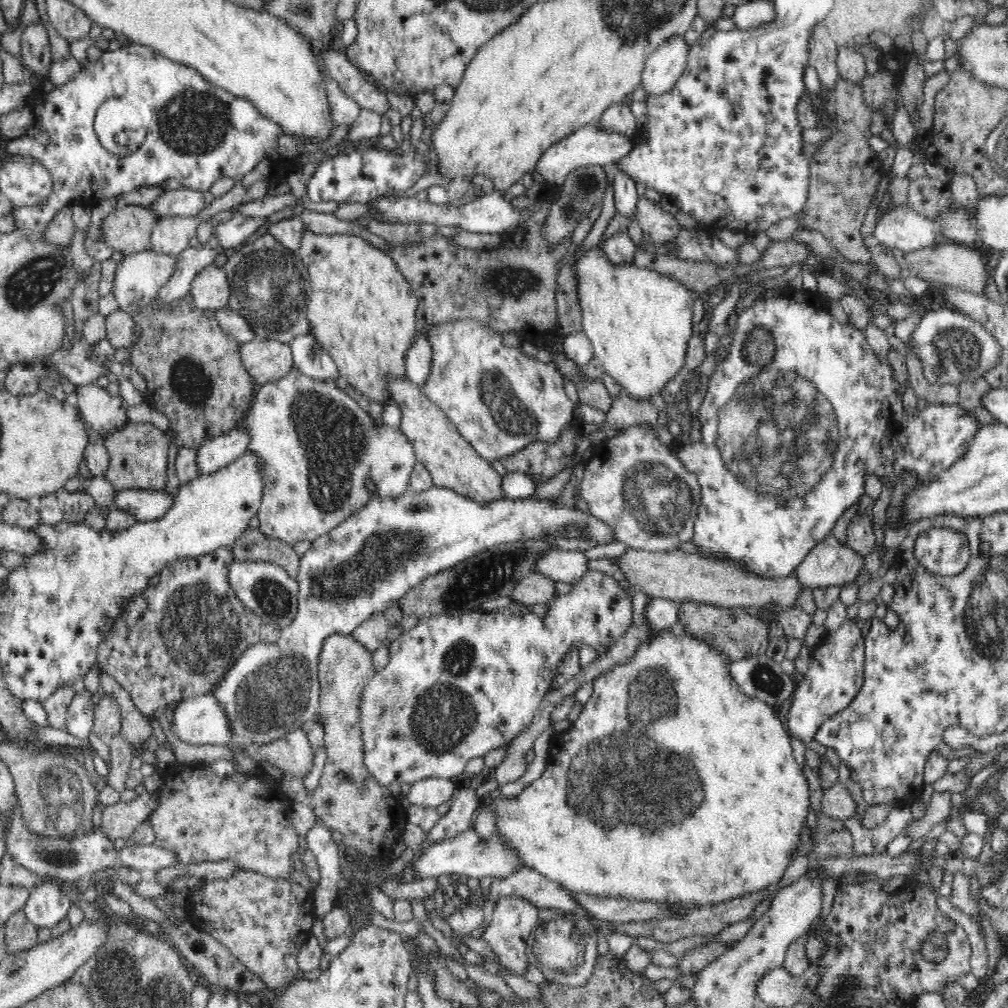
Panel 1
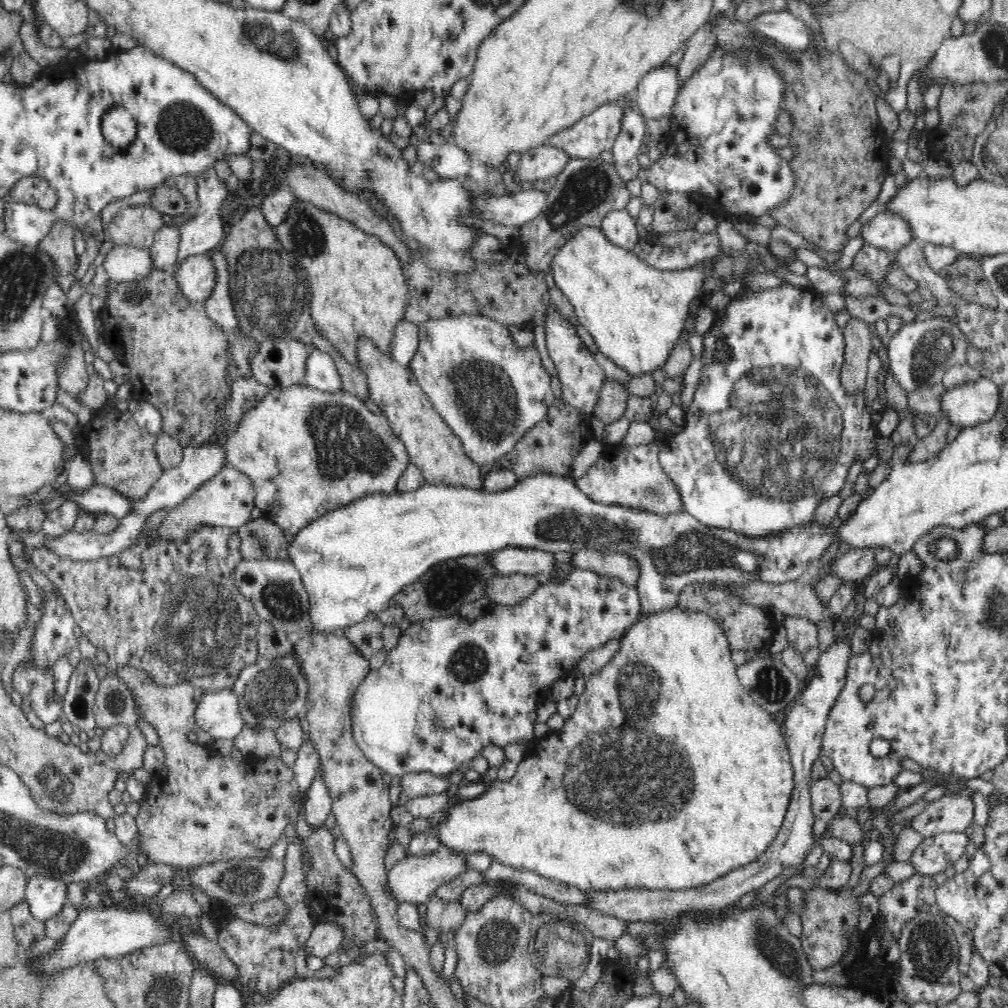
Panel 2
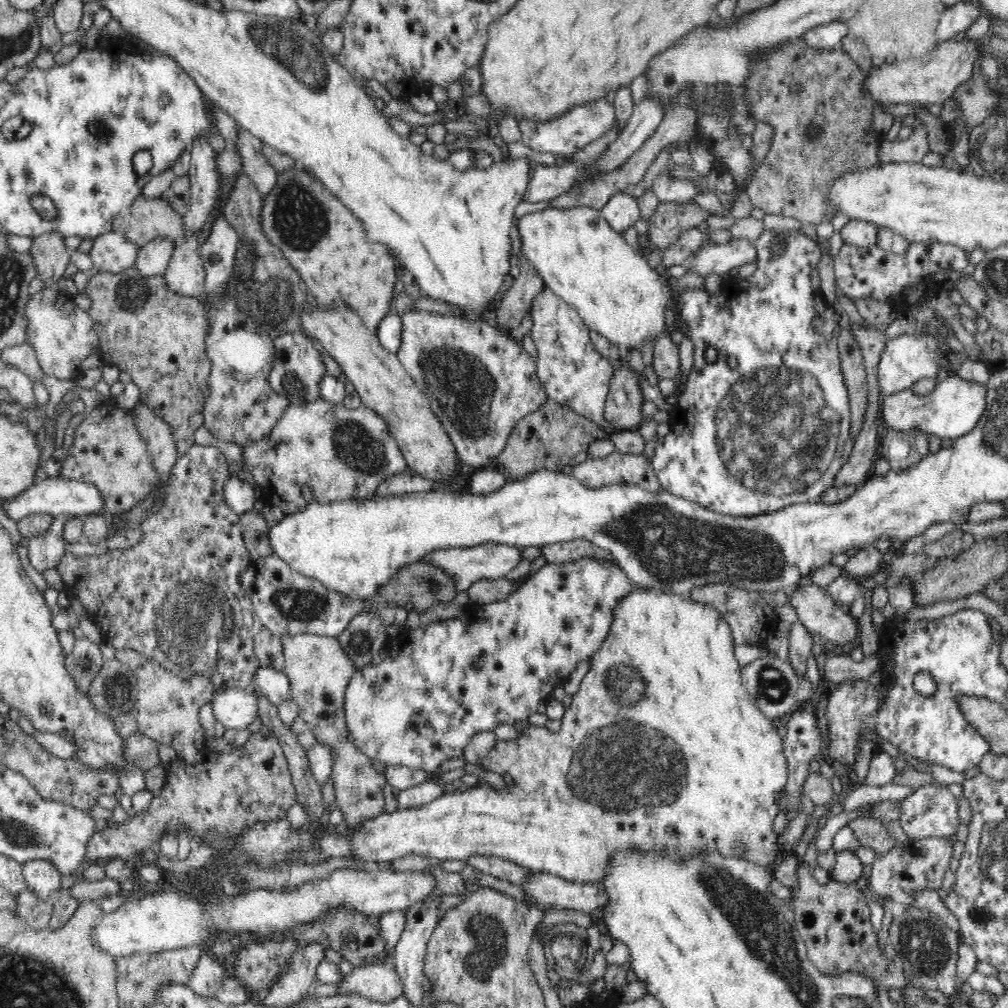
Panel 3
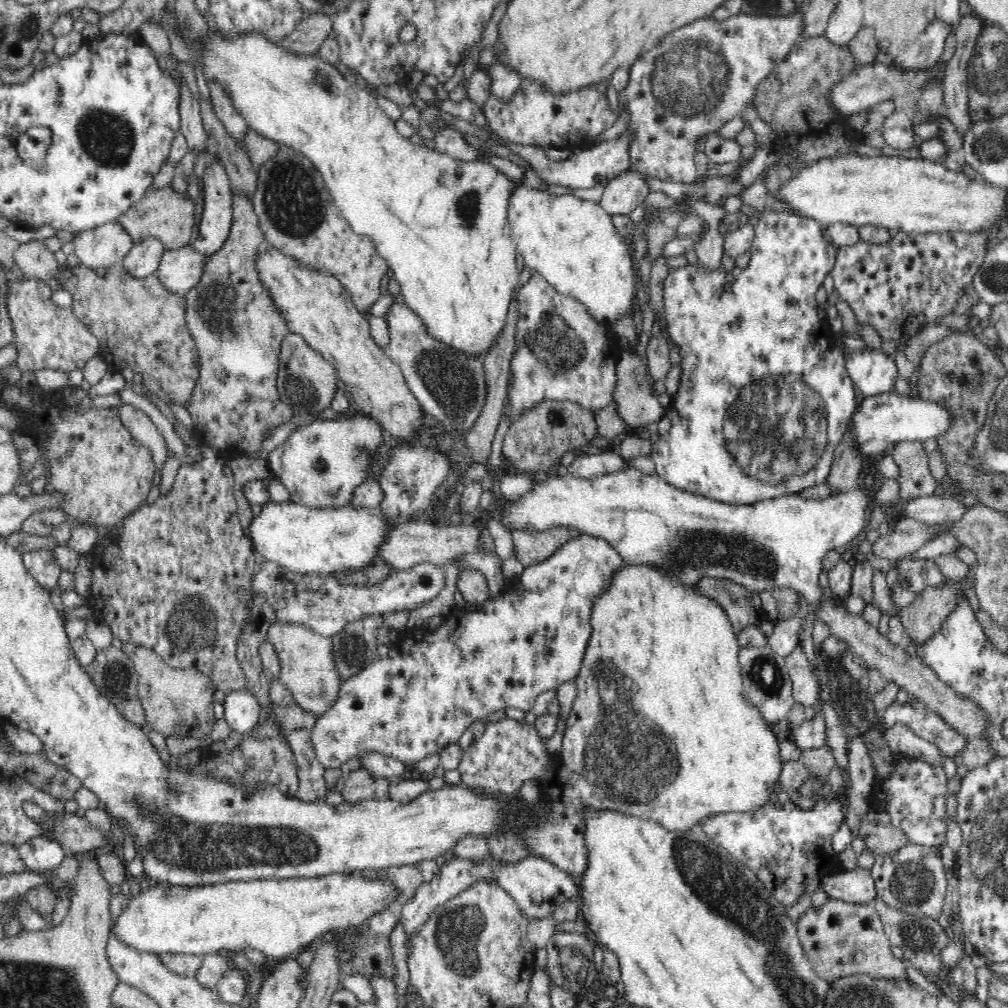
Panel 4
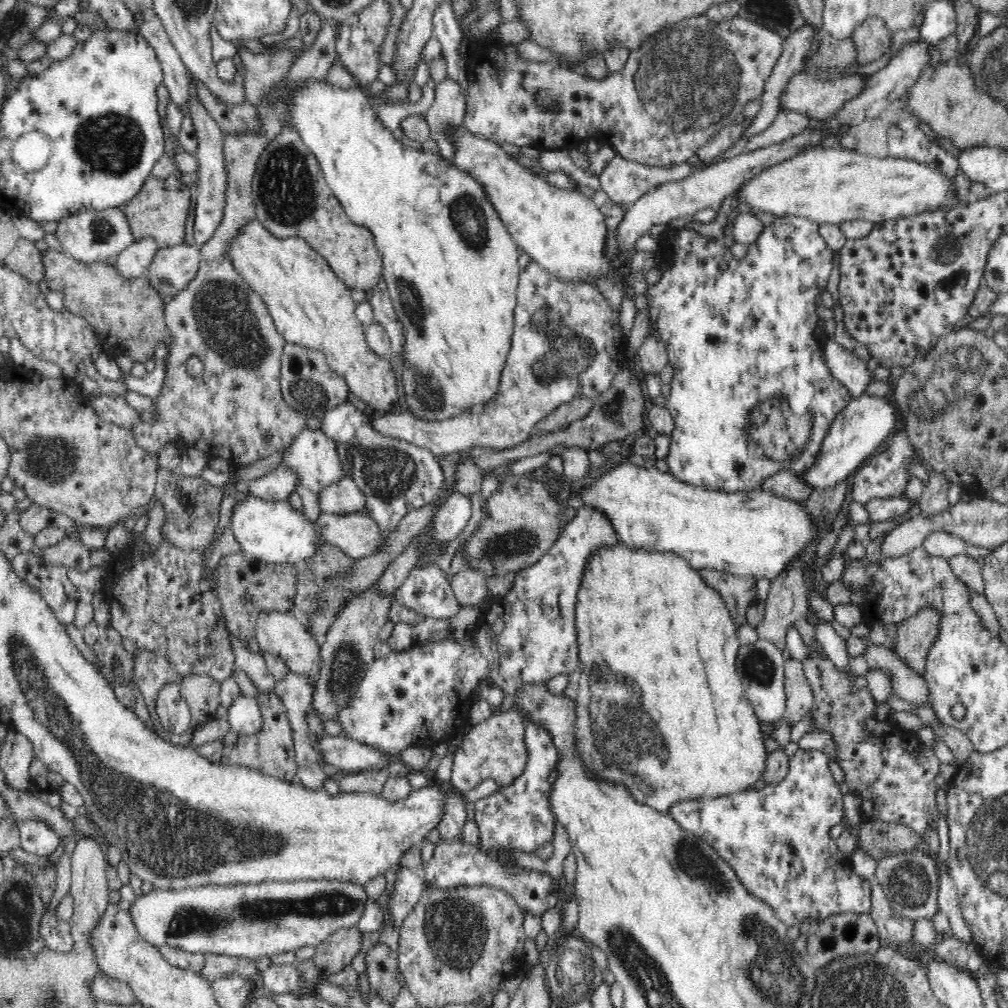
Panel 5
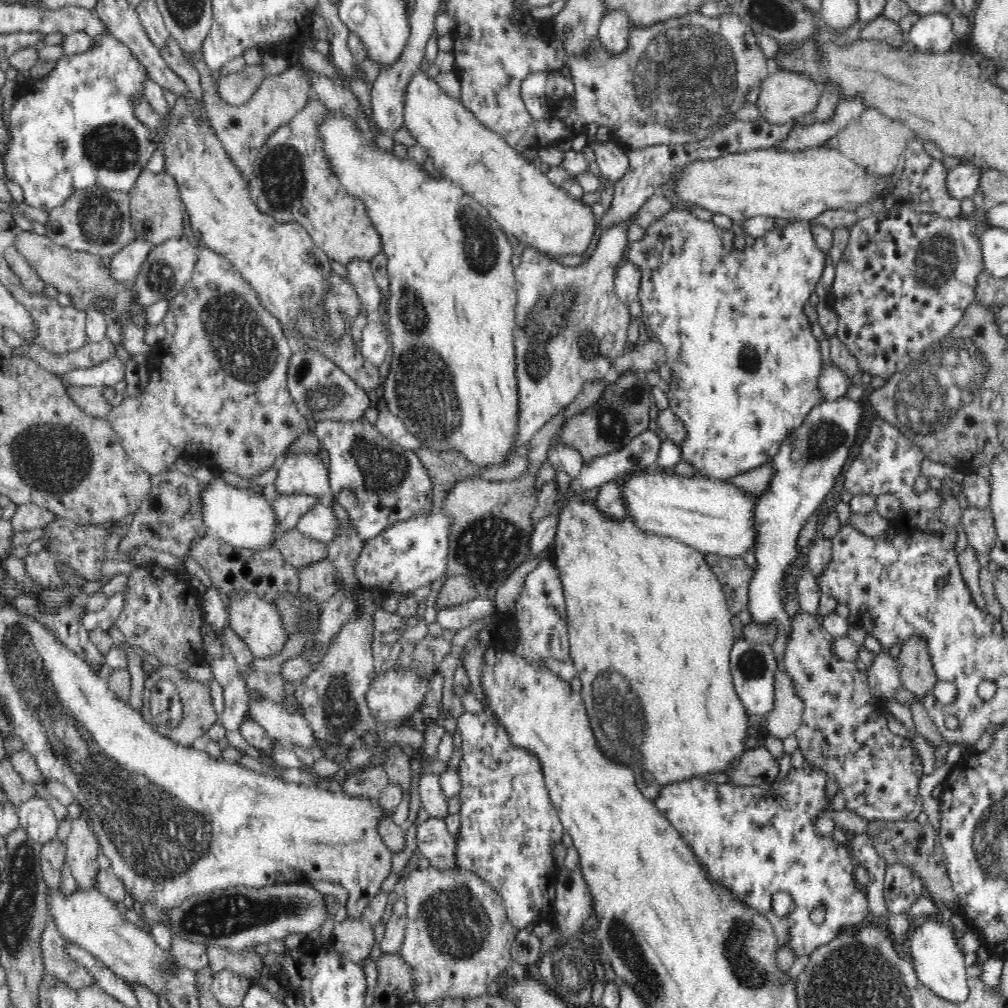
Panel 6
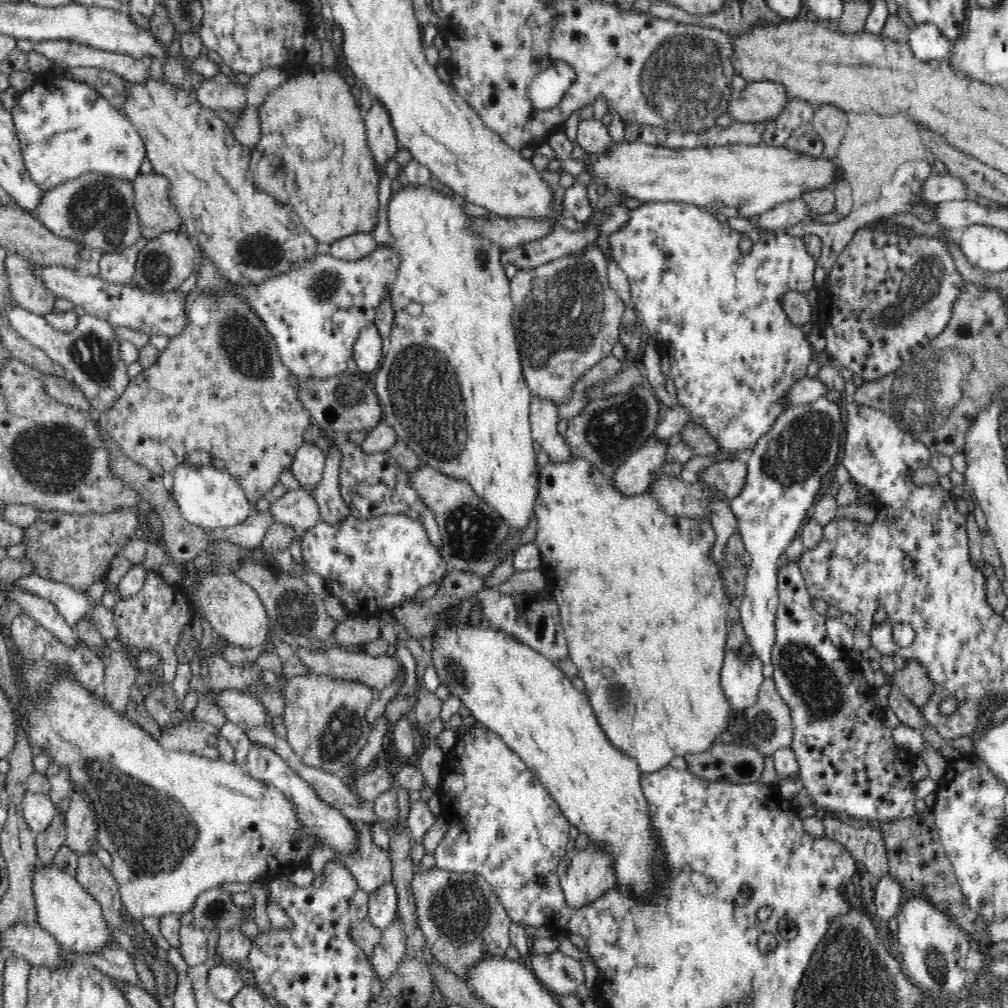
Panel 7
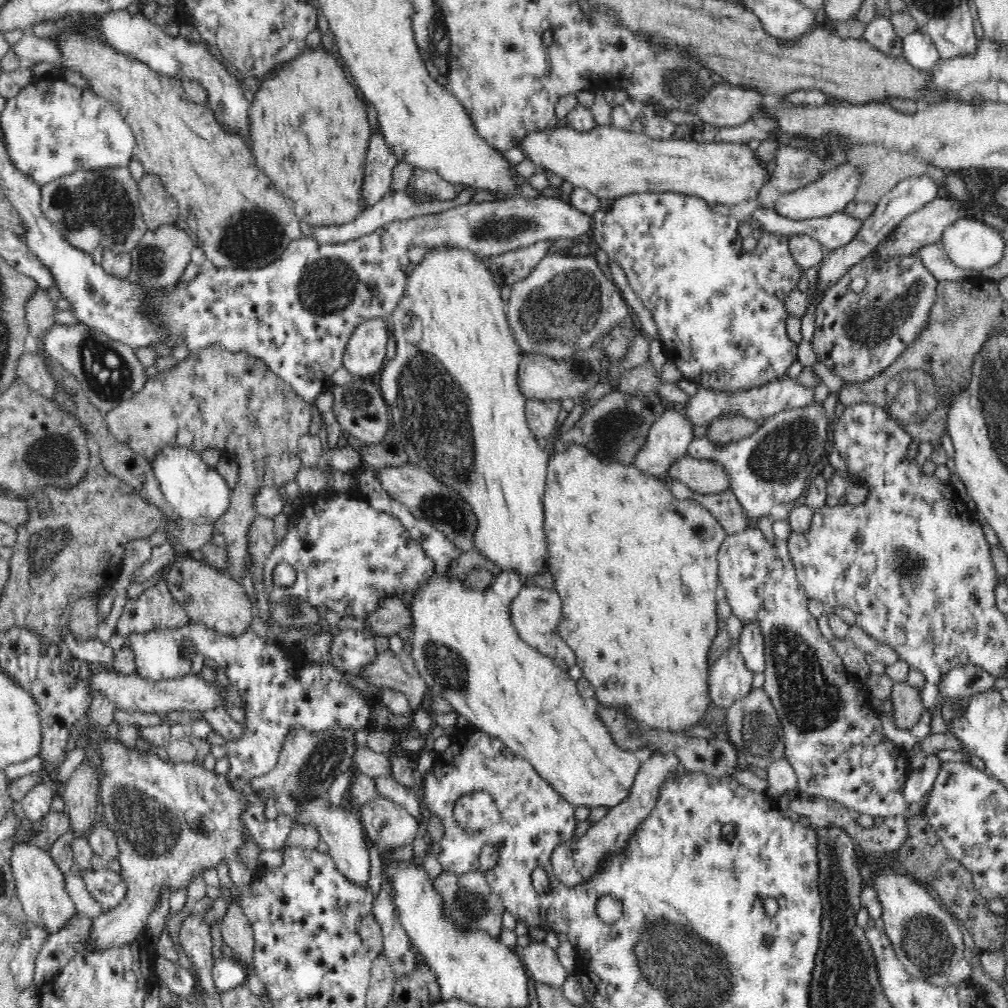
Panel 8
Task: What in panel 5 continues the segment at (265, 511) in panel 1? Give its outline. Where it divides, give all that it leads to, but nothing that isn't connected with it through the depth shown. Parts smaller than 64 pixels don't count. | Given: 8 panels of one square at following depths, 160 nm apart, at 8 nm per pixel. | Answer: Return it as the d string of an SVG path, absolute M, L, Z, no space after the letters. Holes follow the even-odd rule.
M531 259L527 268L520 272L517 287L517 306L514 309L514 334L512 334L512 341L510 341L510 350L506 357L507 361L504 372L501 374L501 394L488 409L484 410L484 412L480 412L478 415L462 414L462 416L456 416L444 421L419 420L418 417L411 416L411 414L406 414L405 412L397 410L384 411L382 413L375 413L372 417L372 420L370 420L372 421L372 429L386 438L393 436L394 438L408 441L411 445L428 449L436 456L446 456L446 454L462 452L462 450L467 450L471 447L494 449L494 452L500 452L500 450L510 450L522 444L524 441L529 440L530 436L533 434L534 428L536 428L537 424L543 418L546 418L554 409L558 409L560 405L571 402L575 396L594 396L598 391L604 392L610 388L614 376L616 376L618 370L620 370L620 365L624 360L624 354L627 350L628 340L626 340L625 328L622 328L621 322L618 322L618 312L614 312L614 310L606 304L604 296L602 296L596 288L592 288L592 286L588 286L588 284L566 284L568 281L569 280L562 280L561 278L556 278L554 275L550 275L550 272L540 267L533 259ZM305 427L302 432L289 444L286 451L283 452L282 467L292 467L300 475L300 484L297 486L297 492L303 500L303 513L310 521L316 521L320 516L320 503L318 503L318 494L322 492L324 486L330 486L332 482L338 482L342 476L346 476L347 463L340 458L336 451L337 444L328 438L320 428L310 429Z

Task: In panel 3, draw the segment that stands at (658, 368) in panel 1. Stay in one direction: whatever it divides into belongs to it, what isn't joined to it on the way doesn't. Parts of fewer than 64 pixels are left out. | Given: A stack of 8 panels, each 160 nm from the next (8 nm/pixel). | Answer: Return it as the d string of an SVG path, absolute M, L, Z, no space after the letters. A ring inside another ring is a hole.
M572 206L572 207L547 207L540 211L533 212L521 217L518 220L519 236L521 236L521 253L527 258L531 266L543 278L545 286L556 294L562 301L576 307L577 313L582 318L582 323L586 324L590 332L600 334L604 339L608 339L614 346L621 349L623 355L630 348L640 348L646 340L656 341L666 332L668 324L666 324L666 306L671 300L671 287L669 278L662 278L654 268L650 268L648 262L643 258L638 251L630 246L622 234L612 230L612 227L606 222L600 210L596 210L592 206ZM732 238L726 244L708 245L699 249L690 260L688 271L705 278L710 274L723 276L730 270L755 262L756 246L746 238Z

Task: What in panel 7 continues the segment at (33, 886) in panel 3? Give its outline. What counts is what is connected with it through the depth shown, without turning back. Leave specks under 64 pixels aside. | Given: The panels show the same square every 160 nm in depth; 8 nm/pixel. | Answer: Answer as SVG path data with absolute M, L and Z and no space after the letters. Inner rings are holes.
M28 791L23 801L23 816L35 834L50 827L52 820L58 813L58 810L51 802L50 796L46 793L37 793Z

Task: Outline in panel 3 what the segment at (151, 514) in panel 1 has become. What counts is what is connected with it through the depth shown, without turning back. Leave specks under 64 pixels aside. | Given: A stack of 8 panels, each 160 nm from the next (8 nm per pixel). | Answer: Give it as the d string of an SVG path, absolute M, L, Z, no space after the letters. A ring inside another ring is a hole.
M47 477L36 481L30 488L18 494L16 500L6 504L8 514L18 523L28 514L51 514L53 517L66 516L68 519L79 515L92 516L101 510L101 498L94 485L71 481L67 478Z

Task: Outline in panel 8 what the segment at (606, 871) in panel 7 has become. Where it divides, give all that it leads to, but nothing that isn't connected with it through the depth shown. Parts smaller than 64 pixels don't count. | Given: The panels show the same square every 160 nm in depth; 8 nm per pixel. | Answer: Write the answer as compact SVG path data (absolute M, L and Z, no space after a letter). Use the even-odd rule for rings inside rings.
M676 752L643 756L638 775L635 777L629 796L608 813L600 822L592 825L583 836L577 839L564 840L558 844L550 856L553 873L566 886L576 886L588 878L592 878L598 870L601 860L612 851L617 851L634 834L635 828L646 818L649 818L654 810L664 780L677 769L680 769L680 758L676 758Z

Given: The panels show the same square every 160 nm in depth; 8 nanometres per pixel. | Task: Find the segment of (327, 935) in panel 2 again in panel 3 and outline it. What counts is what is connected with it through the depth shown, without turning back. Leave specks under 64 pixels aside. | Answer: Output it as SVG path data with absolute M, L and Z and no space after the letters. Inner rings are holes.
M308 943L292 954L280 977L264 993L263 1004L270 1007L292 1006L313 990L318 981L317 966L327 948L322 943Z

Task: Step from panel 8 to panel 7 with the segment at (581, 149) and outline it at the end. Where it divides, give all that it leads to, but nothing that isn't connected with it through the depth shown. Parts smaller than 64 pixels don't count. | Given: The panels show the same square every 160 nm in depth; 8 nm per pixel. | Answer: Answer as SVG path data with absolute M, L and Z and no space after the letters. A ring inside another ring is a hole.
M627 139L620 144L610 142L607 147L610 154L600 156L596 162L588 160L588 170L596 182L641 201L693 203L715 216L724 214L728 219L755 218L782 202L800 198L802 192L831 189L838 174L836 161L804 155L784 145L733 143L672 149Z

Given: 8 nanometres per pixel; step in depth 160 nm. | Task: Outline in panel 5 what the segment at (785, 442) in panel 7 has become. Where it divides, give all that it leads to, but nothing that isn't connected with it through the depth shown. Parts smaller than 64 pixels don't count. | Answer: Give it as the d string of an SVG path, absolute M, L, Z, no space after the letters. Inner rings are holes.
M870 395L854 397L842 411L834 416L827 426L826 435L819 443L817 453L813 456L813 463L804 469L798 477L812 489L829 489L856 470L858 466L890 438L892 430L896 430L897 418L894 417L894 406L890 405L887 398L878 398Z

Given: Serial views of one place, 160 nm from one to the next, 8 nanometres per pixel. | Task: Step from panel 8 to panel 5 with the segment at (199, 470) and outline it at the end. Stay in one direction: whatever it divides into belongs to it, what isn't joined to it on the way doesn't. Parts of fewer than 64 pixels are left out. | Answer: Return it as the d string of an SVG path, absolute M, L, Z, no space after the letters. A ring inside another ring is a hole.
M248 498L234 508L230 532L239 548L254 556L258 561L272 564L292 563L301 566L306 558L315 554L315 548L324 544L316 523L308 520L303 511L297 510L286 501L267 501L262 498Z

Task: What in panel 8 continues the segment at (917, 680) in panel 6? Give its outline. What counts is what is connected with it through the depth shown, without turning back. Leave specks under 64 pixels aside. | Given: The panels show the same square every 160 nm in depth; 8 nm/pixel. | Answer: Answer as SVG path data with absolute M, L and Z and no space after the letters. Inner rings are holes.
M908 681L893 684L890 699L893 705L892 720L897 727L912 729L920 722L920 716L925 711L920 693Z

